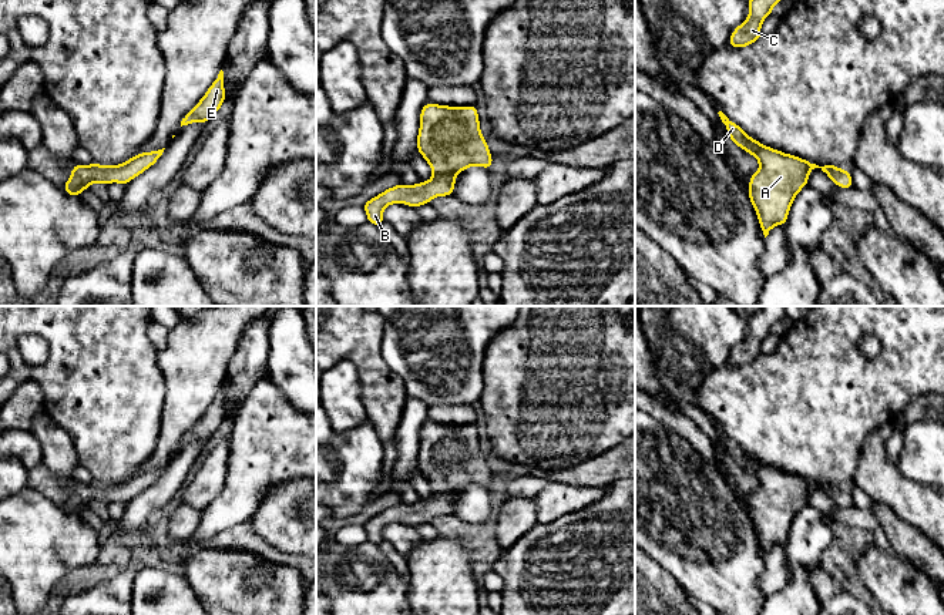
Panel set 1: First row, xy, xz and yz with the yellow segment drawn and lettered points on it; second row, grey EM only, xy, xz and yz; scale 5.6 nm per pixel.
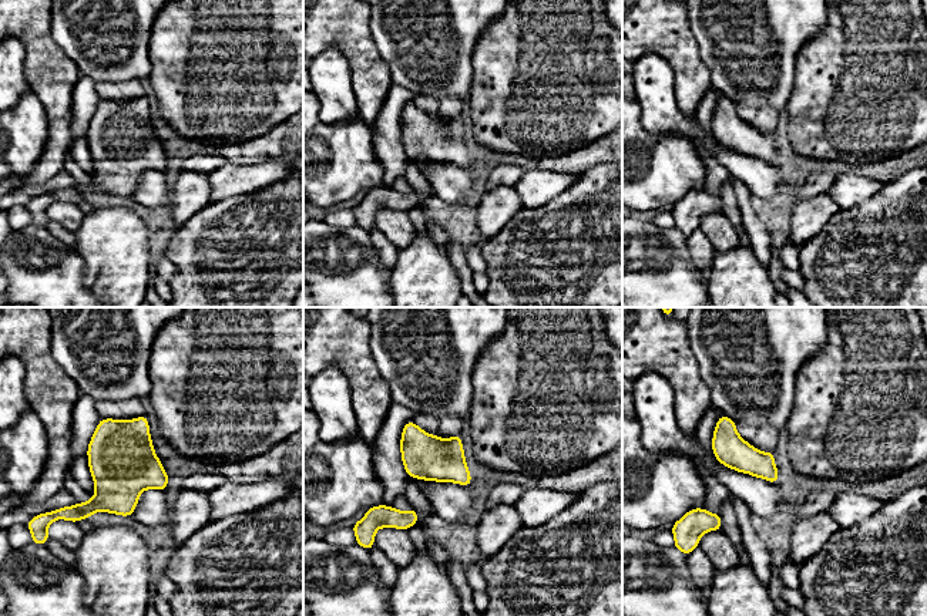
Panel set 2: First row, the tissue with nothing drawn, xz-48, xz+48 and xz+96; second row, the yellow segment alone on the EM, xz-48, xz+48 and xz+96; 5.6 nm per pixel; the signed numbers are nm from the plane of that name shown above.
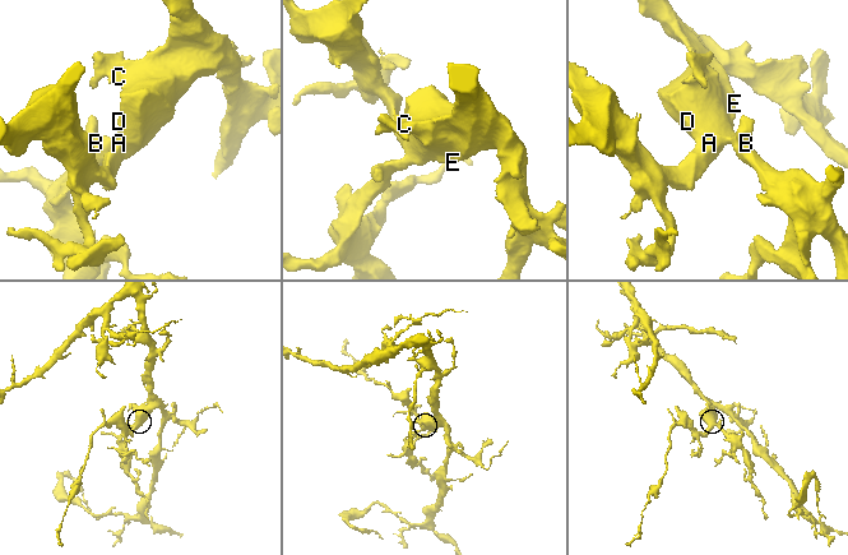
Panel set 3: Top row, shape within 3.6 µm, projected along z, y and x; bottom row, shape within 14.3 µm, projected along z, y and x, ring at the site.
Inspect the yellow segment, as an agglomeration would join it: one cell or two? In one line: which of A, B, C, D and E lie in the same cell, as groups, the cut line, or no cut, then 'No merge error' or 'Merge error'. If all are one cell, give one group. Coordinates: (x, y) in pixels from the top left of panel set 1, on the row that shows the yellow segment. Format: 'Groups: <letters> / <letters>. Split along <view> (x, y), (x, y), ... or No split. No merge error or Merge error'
Groups: A B C D E. No split. No merge error

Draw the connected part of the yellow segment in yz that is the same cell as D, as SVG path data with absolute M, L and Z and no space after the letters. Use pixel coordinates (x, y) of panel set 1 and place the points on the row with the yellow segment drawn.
M722 111L718 114L726 125L728 137L760 164L760 168L749 179L748 195L765 238L773 226L786 225L790 205L802 188L807 185L812 169L820 168L839 188L854 186L850 171L834 165L819 167L796 155L766 147L750 138Z

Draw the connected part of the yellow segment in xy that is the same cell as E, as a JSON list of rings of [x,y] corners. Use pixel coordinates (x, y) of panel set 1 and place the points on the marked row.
[[[221,70],[218,78],[214,80],[205,95],[184,115],[181,127],[192,122],[206,124],[218,112],[225,100],[224,71]]]

